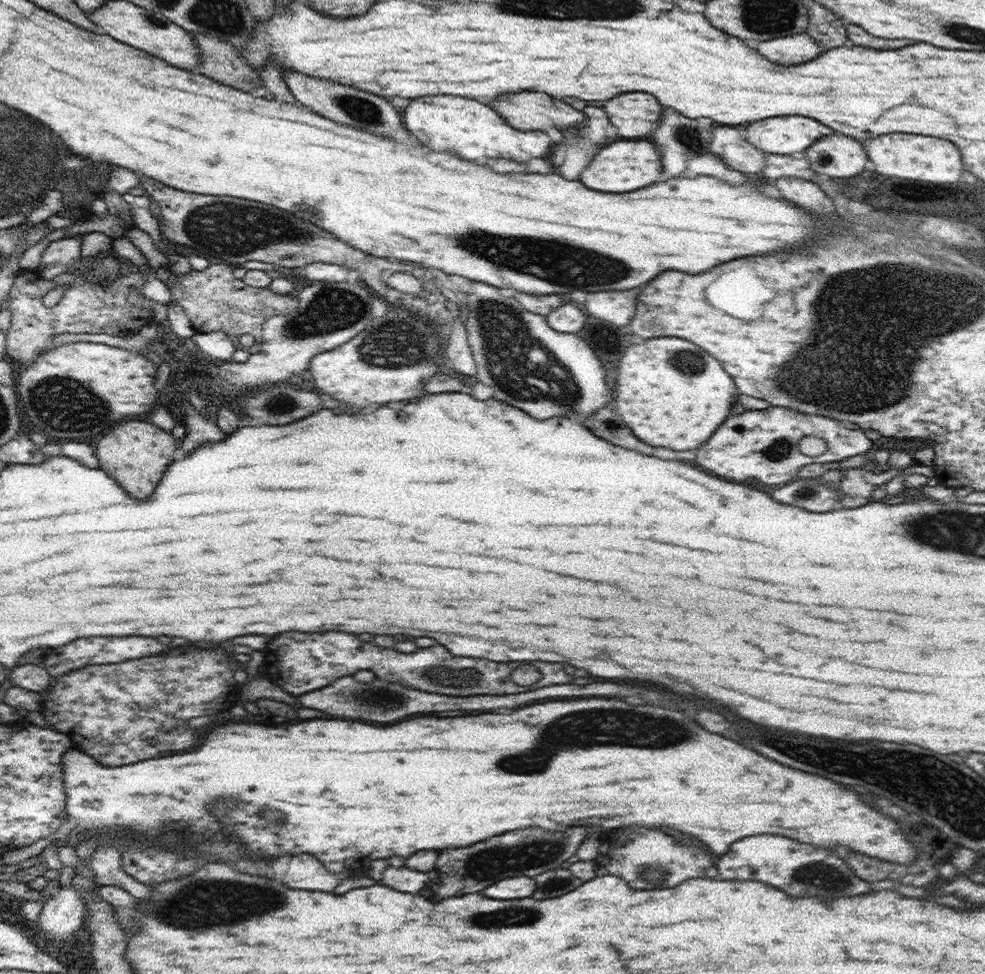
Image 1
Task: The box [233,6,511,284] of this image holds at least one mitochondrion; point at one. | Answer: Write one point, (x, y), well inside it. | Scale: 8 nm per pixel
(367, 113)

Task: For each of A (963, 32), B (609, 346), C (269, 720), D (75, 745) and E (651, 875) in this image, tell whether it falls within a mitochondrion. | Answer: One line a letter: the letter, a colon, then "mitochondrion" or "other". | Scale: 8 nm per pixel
A: mitochondrion
B: other
C: other
D: other
E: mitochondrion

